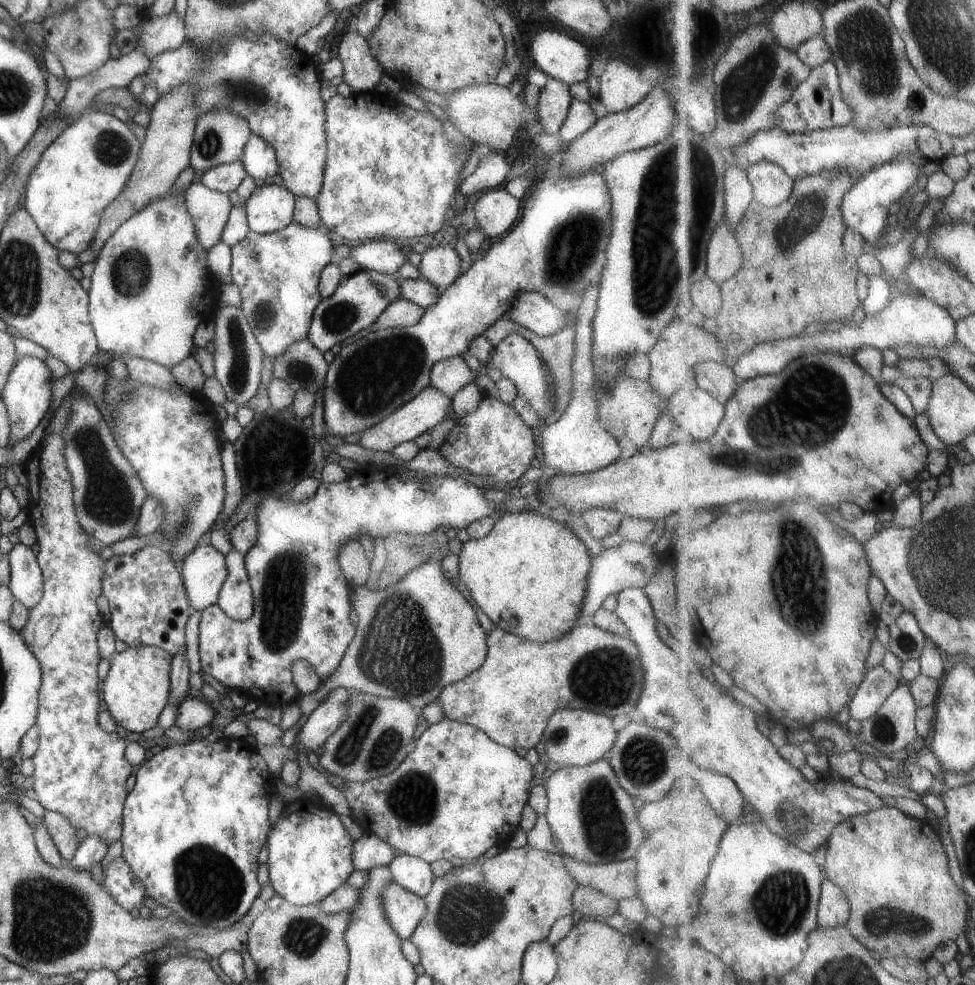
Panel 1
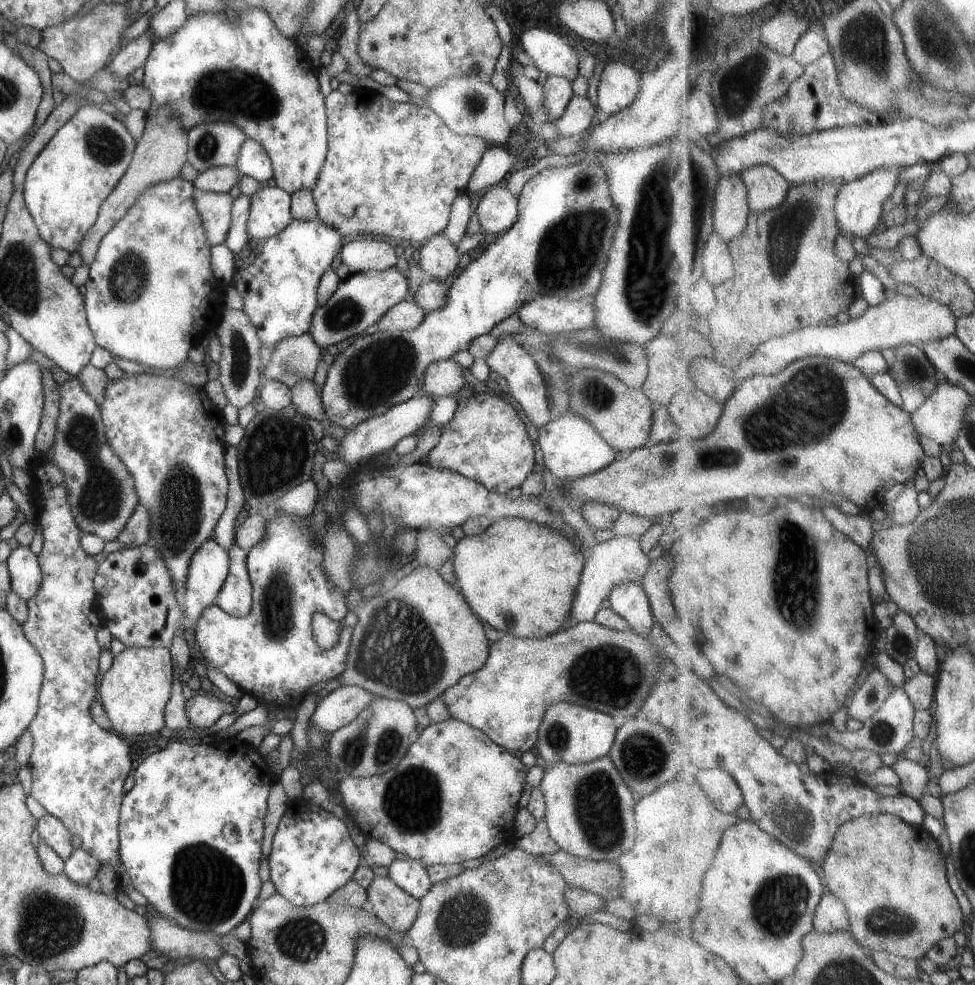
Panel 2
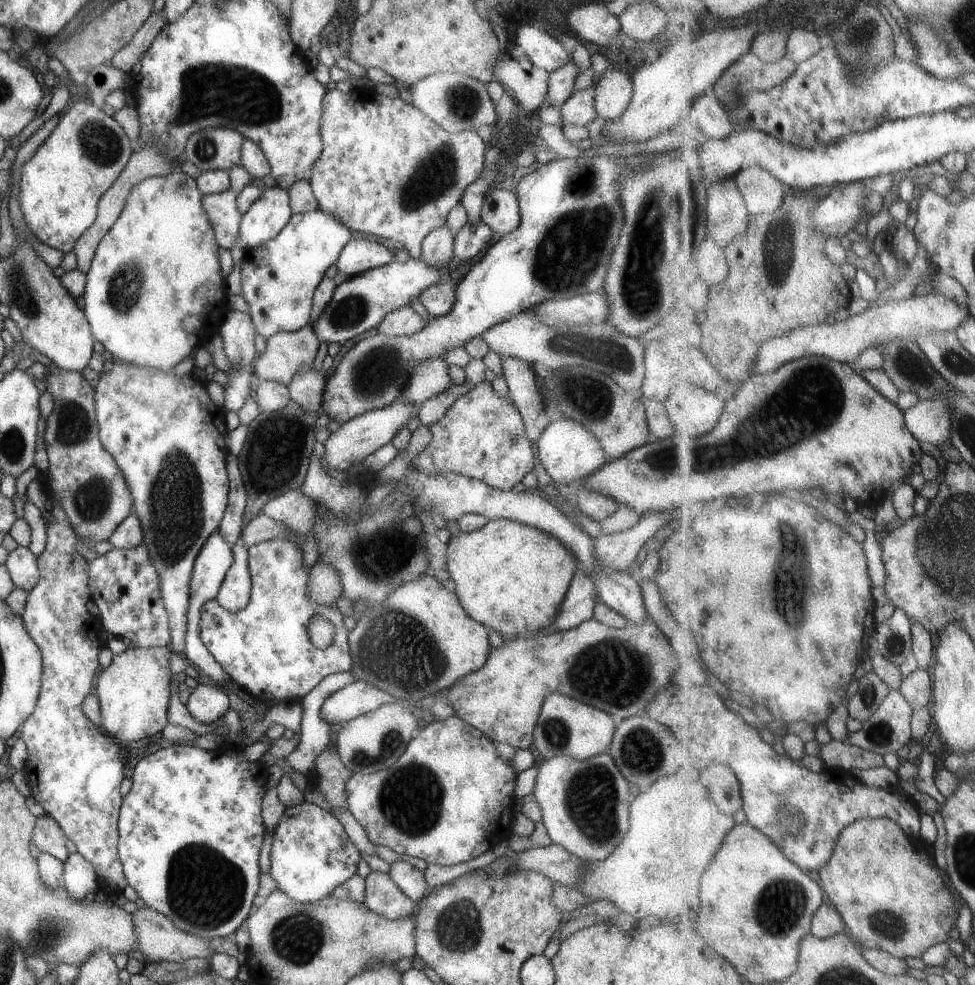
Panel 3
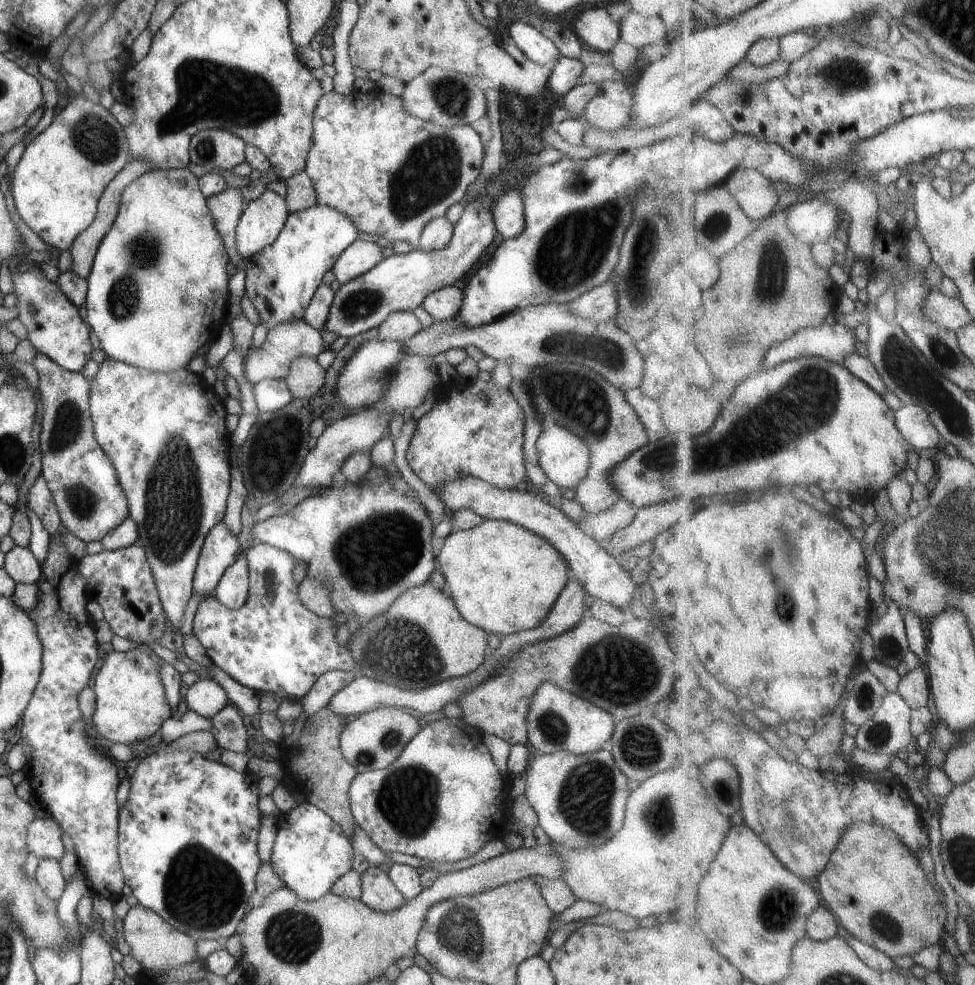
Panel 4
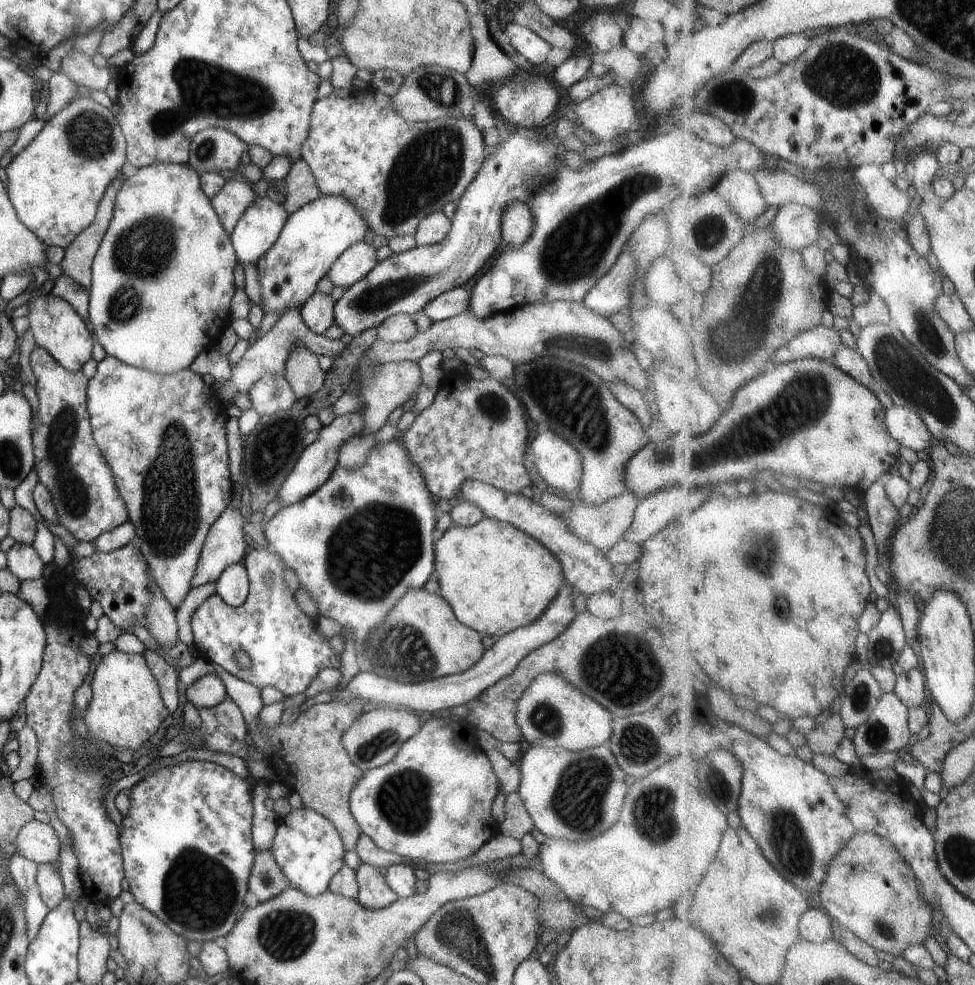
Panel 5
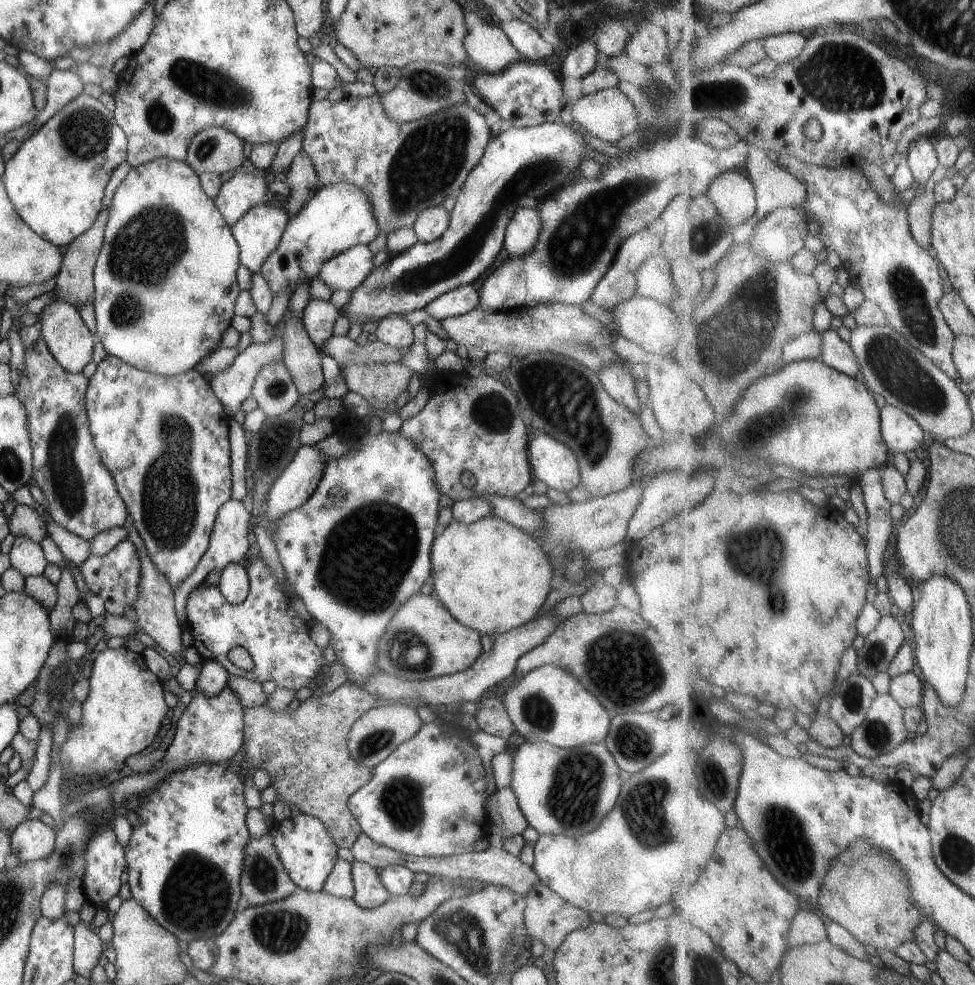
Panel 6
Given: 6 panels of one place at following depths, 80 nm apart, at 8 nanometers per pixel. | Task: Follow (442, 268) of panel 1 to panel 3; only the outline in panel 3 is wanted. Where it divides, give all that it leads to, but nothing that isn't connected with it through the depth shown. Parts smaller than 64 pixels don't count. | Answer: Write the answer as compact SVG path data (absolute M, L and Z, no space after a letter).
M445 225L430 229L420 242L420 258L434 269L445 267L452 259L453 237Z

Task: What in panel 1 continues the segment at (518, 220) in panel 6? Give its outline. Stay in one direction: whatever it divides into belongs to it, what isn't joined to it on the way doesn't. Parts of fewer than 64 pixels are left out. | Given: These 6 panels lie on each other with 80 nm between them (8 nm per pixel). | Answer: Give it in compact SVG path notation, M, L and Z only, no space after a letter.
M498 188L482 194L473 210L476 224L491 238L507 234L520 216L519 199Z

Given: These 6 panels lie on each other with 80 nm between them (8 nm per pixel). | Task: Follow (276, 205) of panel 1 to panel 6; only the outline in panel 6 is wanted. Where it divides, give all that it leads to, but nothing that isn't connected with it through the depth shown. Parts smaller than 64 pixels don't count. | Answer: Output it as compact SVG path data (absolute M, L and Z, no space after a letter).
M270 202L248 208L230 226L239 249L239 264L250 273L258 272L260 264L279 242L289 219L287 213Z

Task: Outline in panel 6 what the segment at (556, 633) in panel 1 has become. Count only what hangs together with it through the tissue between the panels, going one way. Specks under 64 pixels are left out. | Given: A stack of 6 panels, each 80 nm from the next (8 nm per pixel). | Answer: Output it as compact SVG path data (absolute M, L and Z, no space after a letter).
M493 514L471 524L452 520L430 548L433 595L467 628L491 637L537 616L551 589L554 566L531 535Z

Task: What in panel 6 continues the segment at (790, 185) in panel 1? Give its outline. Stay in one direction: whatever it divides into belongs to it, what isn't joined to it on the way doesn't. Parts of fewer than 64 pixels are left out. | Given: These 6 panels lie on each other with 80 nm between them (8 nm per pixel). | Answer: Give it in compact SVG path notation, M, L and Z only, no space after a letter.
M729 171L719 175L709 188L709 195L718 208L718 211L723 215L723 218L733 227L737 224L747 222L749 218L753 218L755 210L757 210L757 190L750 176L743 171Z

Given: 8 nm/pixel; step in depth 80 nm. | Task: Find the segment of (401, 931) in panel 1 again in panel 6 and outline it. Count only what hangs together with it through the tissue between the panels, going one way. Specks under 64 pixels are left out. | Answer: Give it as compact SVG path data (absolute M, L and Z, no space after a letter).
M355 860L351 866L354 886L352 899L359 908L372 909L389 900L391 895L372 866Z

